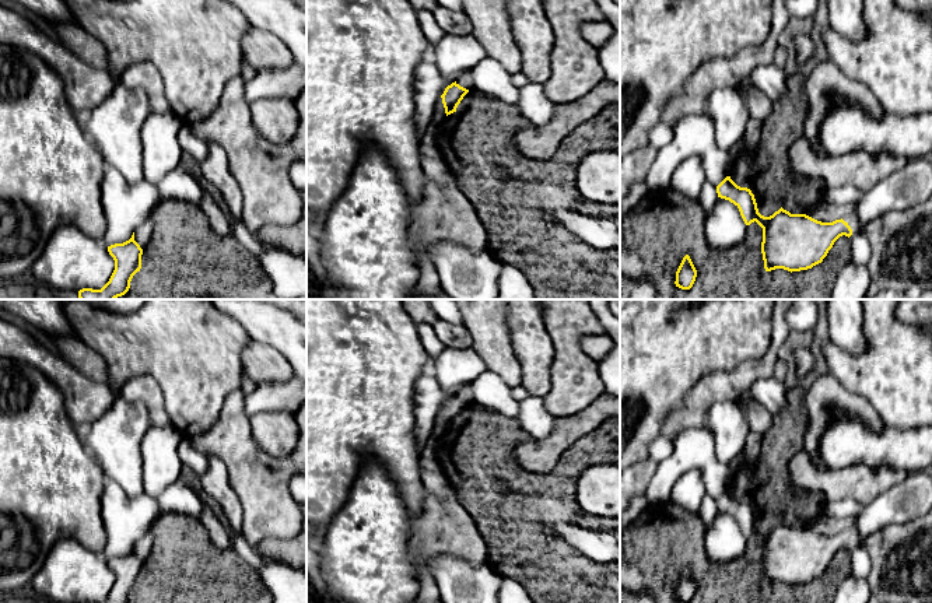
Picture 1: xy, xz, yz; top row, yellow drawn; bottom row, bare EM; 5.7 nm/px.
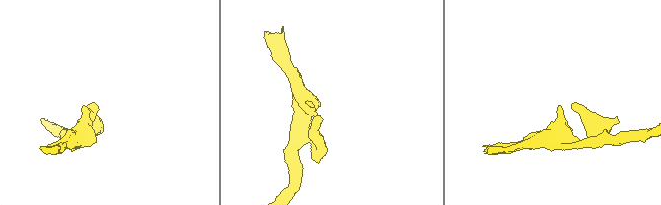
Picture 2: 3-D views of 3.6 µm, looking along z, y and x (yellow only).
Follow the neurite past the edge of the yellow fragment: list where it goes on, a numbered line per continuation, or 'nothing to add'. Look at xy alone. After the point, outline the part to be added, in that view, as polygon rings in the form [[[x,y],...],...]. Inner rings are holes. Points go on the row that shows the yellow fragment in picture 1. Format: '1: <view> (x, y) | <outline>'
nothing to add

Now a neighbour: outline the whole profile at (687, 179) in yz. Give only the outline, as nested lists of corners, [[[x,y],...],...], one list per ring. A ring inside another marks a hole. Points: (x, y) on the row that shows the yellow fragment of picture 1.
[[[700,157],[684,159],[670,178],[670,187],[680,194],[698,200],[702,185],[707,182],[705,171]]]

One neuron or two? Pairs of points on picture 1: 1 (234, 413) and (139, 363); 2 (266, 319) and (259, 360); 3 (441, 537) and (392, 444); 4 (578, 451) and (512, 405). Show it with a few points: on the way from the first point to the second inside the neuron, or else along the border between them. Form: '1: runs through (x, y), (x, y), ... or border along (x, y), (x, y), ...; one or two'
1: border along (238, 389), (227, 396), (217, 420), (203, 434); two
2: border along (272, 347), (284, 357), (291, 368); two
3: border along (427, 494), (423, 509), (412, 521); two
4: border along (483, 406), (514, 419); two

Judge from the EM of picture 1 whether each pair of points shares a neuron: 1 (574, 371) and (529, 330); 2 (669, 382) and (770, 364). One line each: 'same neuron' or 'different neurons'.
1: different neurons
2: different neurons

